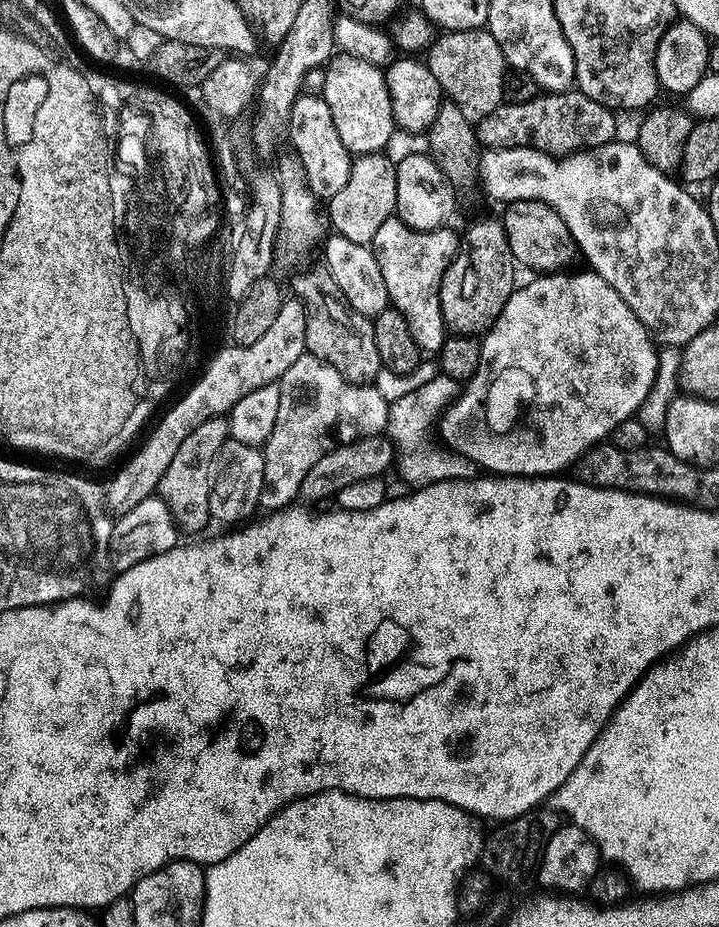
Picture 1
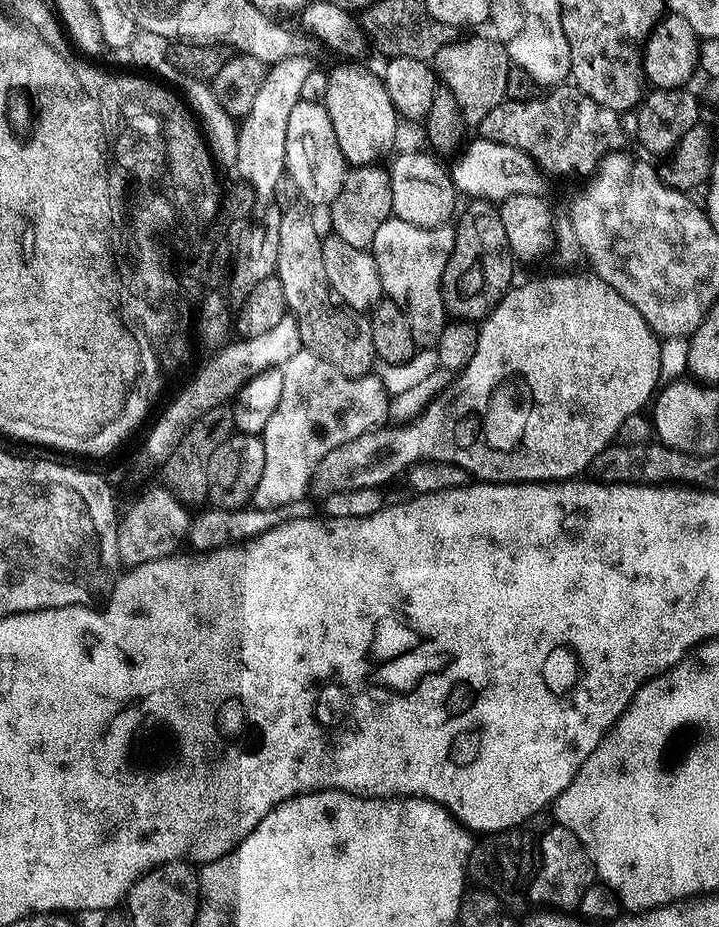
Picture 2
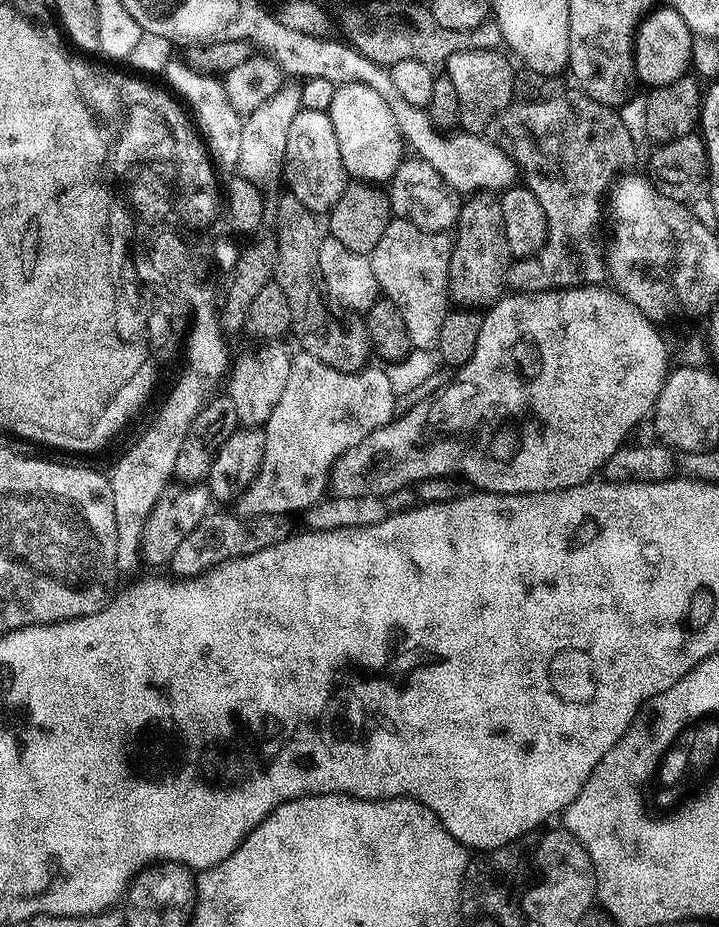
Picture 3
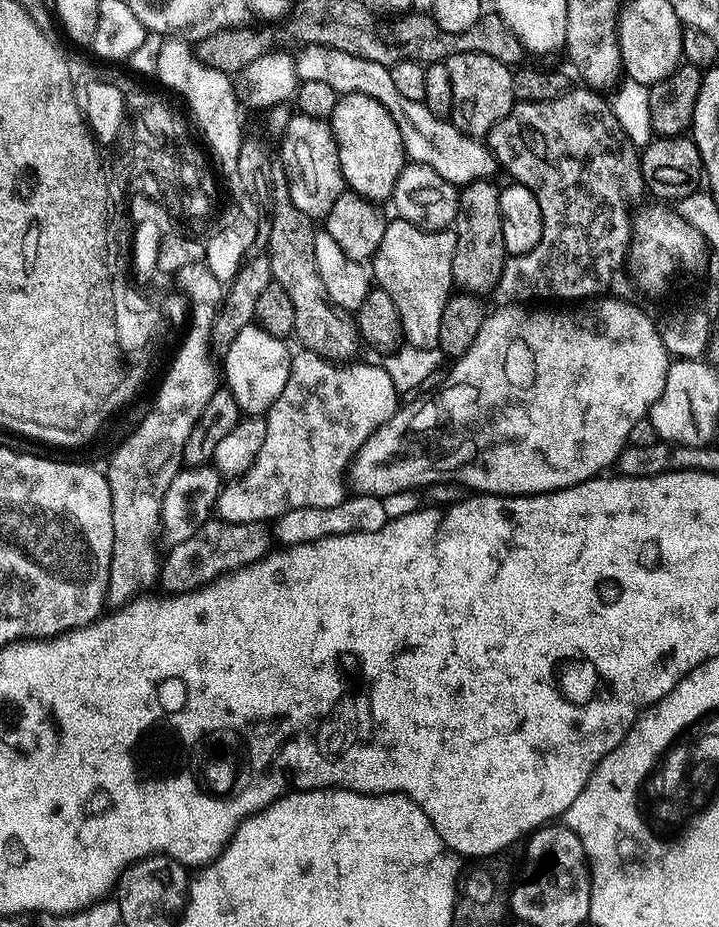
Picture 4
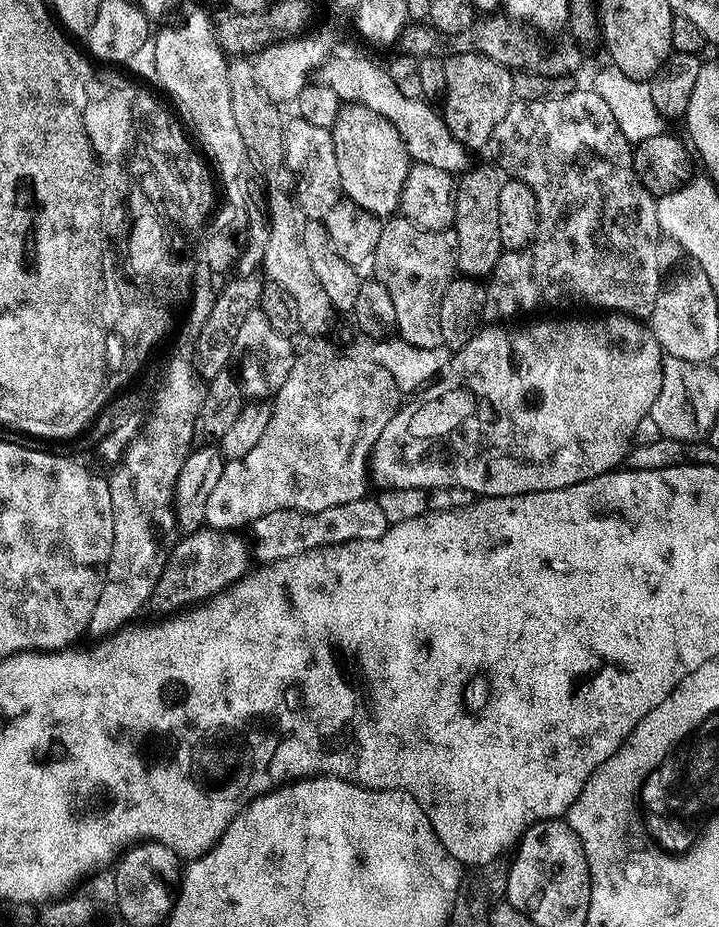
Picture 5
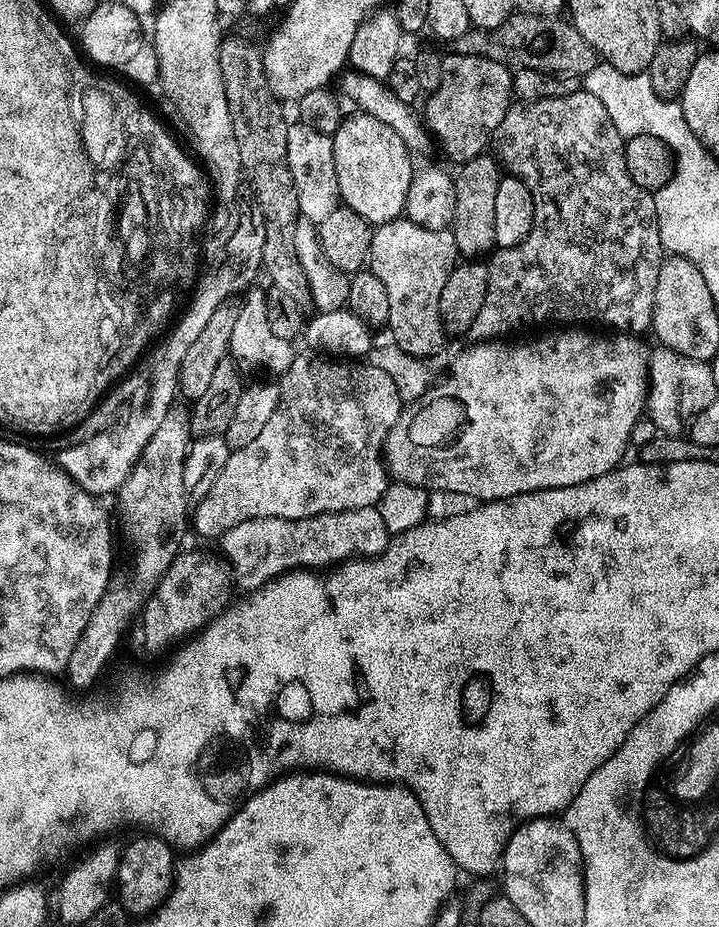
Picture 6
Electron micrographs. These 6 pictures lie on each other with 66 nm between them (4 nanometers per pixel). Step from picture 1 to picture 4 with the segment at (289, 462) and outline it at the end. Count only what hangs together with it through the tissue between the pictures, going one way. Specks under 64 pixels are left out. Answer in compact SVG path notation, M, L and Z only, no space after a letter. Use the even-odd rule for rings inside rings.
M307 350L297 351L292 358L290 366L290 378L286 378L286 387L282 389L282 394L278 394L278 402L274 402L274 406L266 413L266 442L262 442L262 450L258 450L258 456L254 458L240 479L232 478L221 487L220 493L216 498L214 512L219 519L224 520L227 524L260 524L269 520L275 521L284 513L294 510L295 508L325 508L326 506L338 506L338 502L342 502L346 498L344 492L344 480L346 484L346 473L349 471L350 465L353 463L354 457L360 448L370 438L370 434L374 434L374 430L378 430L390 417L395 414L398 407L398 393L394 382L390 382L390 374L386 374L386 370L382 370L379 363L372 364L356 364L357 362L336 363L331 360L325 360L323 356L319 356L316 352Z

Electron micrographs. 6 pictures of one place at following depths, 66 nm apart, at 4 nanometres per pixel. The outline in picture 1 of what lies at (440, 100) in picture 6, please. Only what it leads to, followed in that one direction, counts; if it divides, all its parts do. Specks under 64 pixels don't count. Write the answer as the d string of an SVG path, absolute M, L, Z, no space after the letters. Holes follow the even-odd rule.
M487 30L475 32L444 32L439 35L426 50L426 63L434 78L440 83L441 93L451 103L466 114L466 118L473 122L486 118L490 110L494 110L504 100L504 82L506 79L506 65L500 43Z

